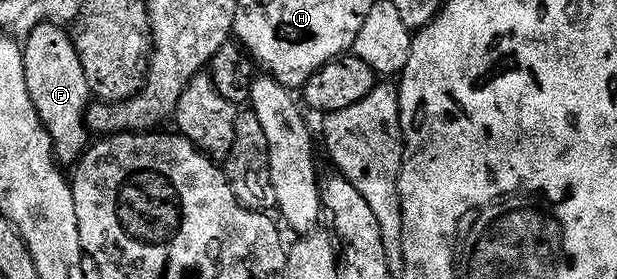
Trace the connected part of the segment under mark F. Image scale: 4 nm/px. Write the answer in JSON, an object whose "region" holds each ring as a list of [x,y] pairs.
{"region":[[[46,23],[32,29],[23,41],[23,63],[27,91],[31,91],[31,103],[35,103],[41,122],[51,135],[53,155],[62,166],[73,167],[91,144],[91,134],[86,124],[91,90],[83,63],[79,63],[79,55],[73,46],[72,36],[61,29],[64,28],[57,23]]]}

